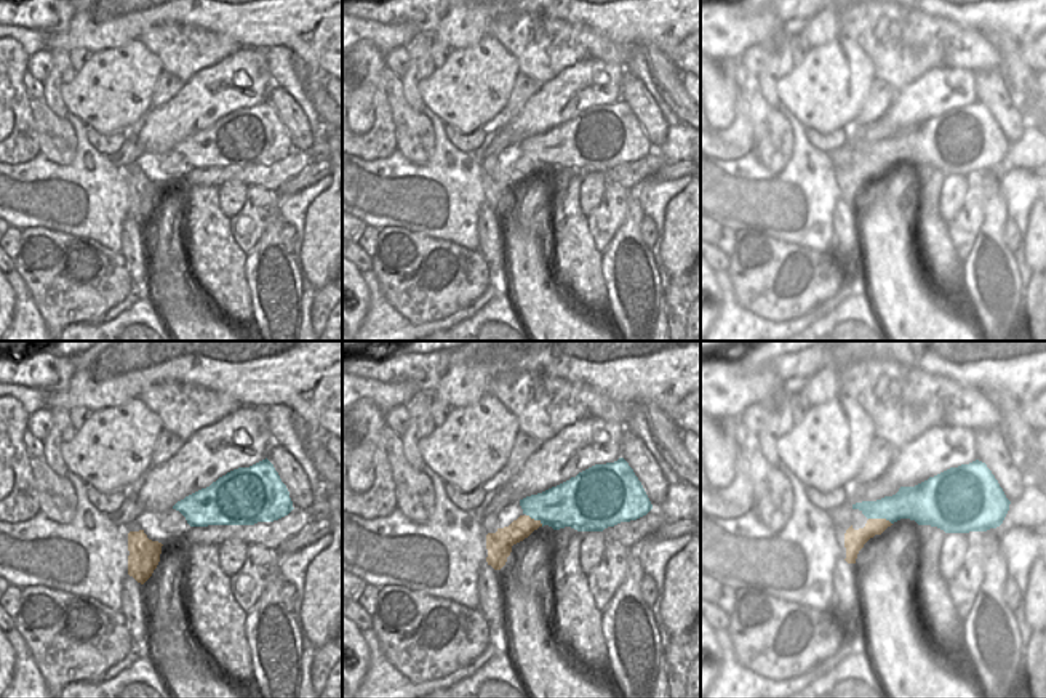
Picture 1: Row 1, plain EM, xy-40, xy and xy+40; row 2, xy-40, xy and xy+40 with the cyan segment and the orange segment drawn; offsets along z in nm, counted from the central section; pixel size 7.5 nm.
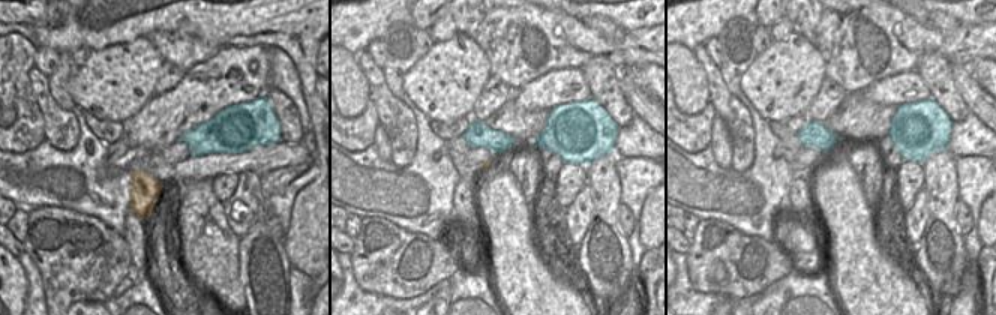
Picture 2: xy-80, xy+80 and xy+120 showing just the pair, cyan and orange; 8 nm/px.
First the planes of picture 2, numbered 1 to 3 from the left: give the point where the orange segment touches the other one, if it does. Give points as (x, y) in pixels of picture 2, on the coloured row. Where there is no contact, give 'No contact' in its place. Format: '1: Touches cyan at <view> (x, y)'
1: No contact
2: No contact
3: No contact.

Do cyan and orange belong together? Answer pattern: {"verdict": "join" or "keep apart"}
{"verdict": "keep apart"}

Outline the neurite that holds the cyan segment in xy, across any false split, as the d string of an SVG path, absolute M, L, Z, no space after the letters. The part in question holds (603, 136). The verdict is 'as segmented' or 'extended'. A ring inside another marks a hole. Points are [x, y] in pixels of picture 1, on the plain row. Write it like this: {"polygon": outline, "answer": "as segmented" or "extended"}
{"polygon": "M624 99L595 106L542 134L520 141L523 155L560 171L603 173L646 157L653 146Z", "answer": "as segmented"}

